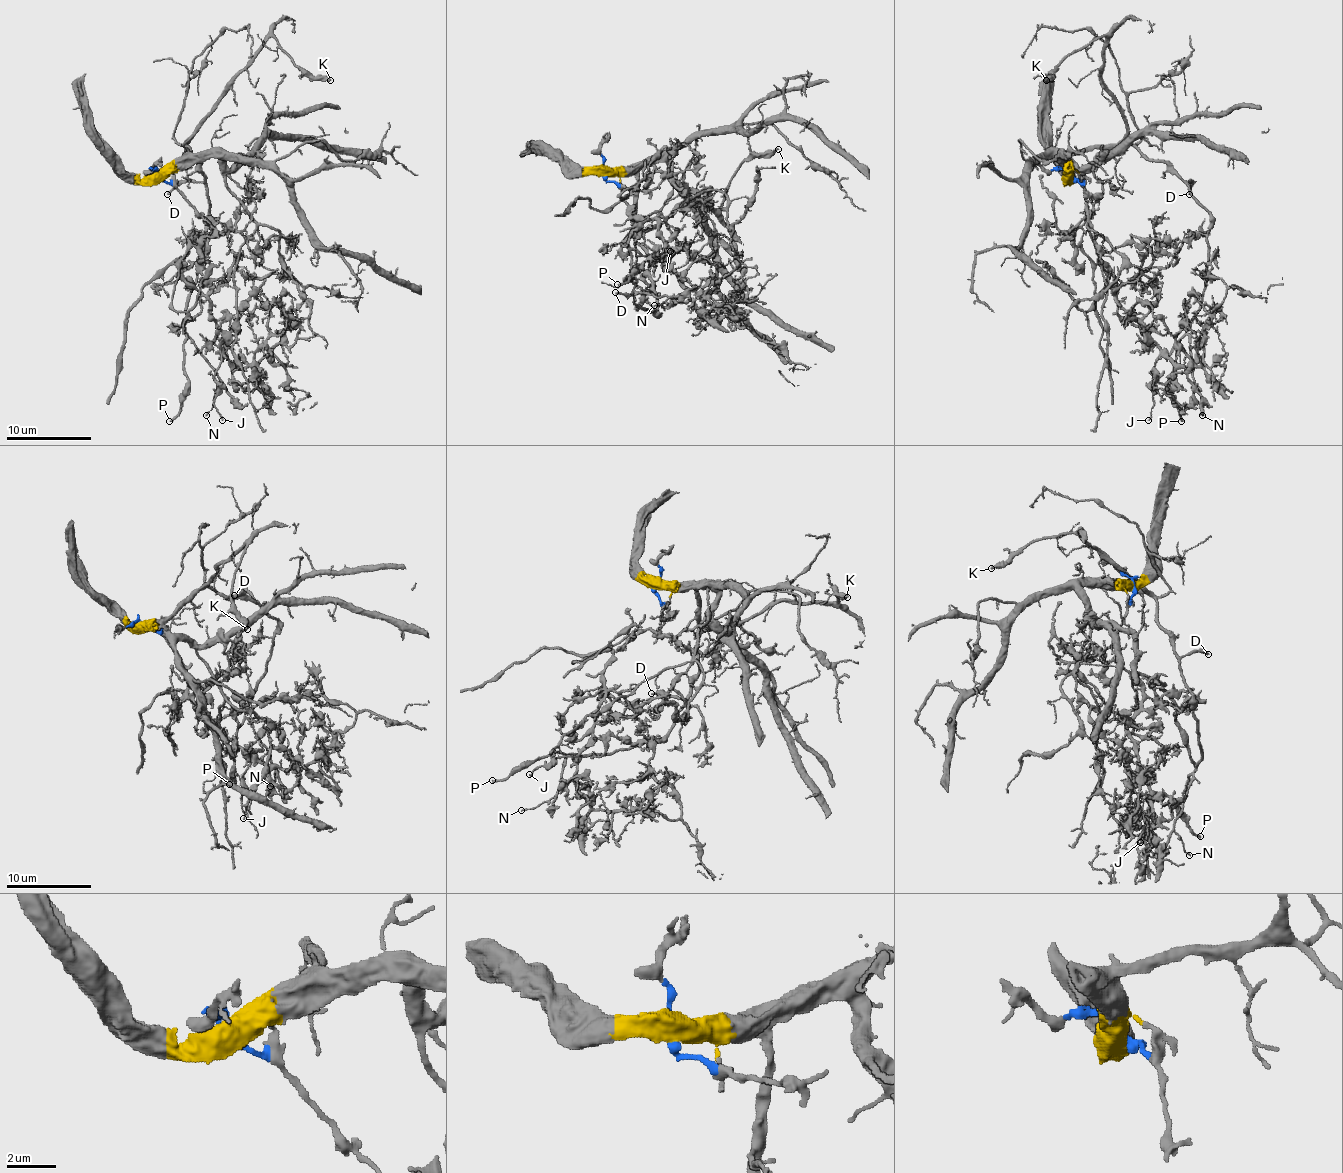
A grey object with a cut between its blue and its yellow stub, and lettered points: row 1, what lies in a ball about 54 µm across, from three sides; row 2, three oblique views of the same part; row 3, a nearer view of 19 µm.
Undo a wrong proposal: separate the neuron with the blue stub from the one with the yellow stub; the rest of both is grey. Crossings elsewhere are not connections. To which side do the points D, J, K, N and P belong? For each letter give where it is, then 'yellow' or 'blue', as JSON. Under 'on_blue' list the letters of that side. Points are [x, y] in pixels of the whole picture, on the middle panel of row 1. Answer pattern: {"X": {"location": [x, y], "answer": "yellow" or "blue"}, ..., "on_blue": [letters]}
{"D": {"location": [615, 292], "answer": "yellow"}, "J": {"location": [670, 251], "answer": "blue"}, "K": {"location": [778, 149], "answer": "yellow"}, "N": {"location": [654, 305], "answer": "yellow"}, "P": {"location": [617, 284], "answer": "yellow"}, "on_blue": ["J"]}

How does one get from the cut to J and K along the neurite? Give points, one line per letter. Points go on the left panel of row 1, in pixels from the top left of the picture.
J: (156, 176), (214, 234), (175, 261), (209, 302), (209, 317), (222, 334), (214, 376), (214, 406), (222, 419)
K: (156, 176), (162, 176), (190, 151), (186, 146), (194, 132), (235, 76), (269, 38), (299, 68), (331, 80)

